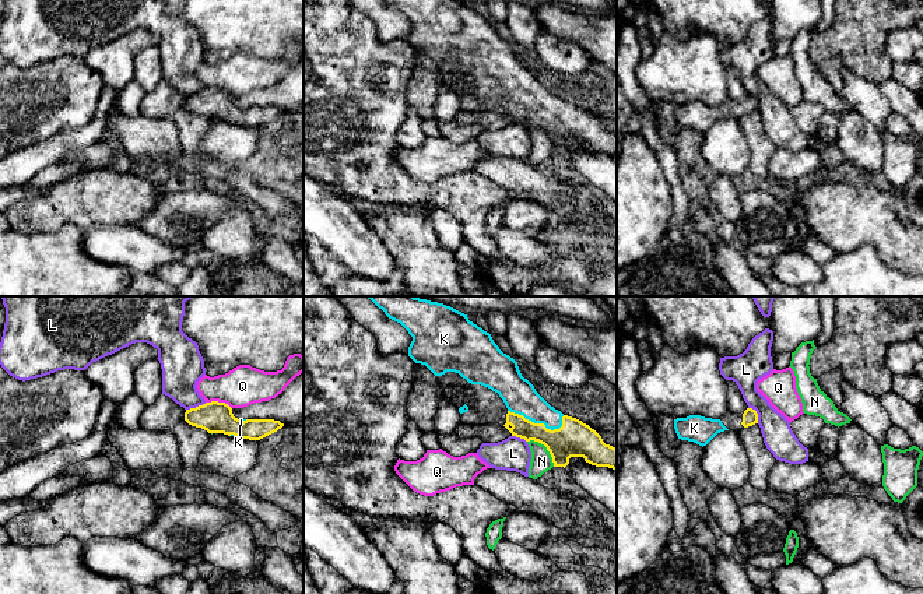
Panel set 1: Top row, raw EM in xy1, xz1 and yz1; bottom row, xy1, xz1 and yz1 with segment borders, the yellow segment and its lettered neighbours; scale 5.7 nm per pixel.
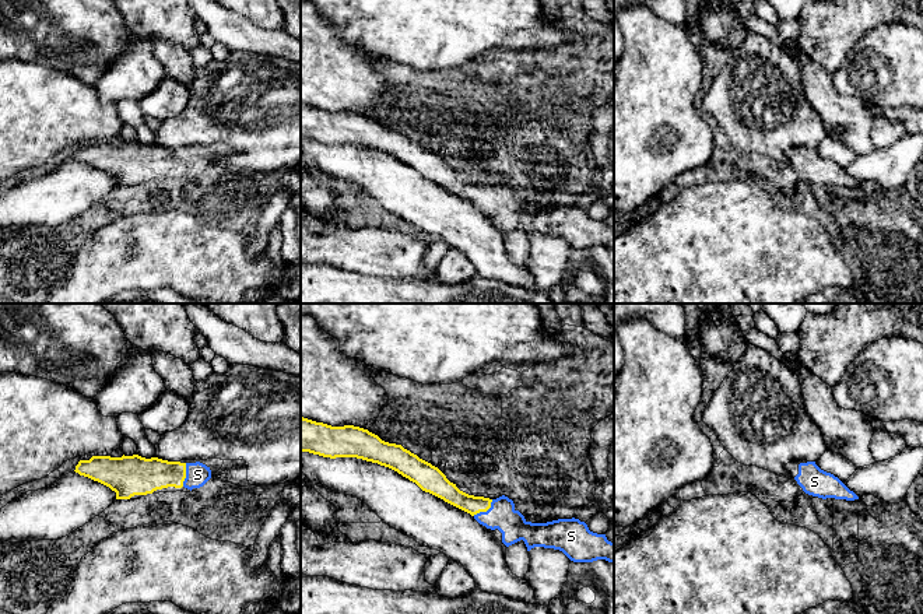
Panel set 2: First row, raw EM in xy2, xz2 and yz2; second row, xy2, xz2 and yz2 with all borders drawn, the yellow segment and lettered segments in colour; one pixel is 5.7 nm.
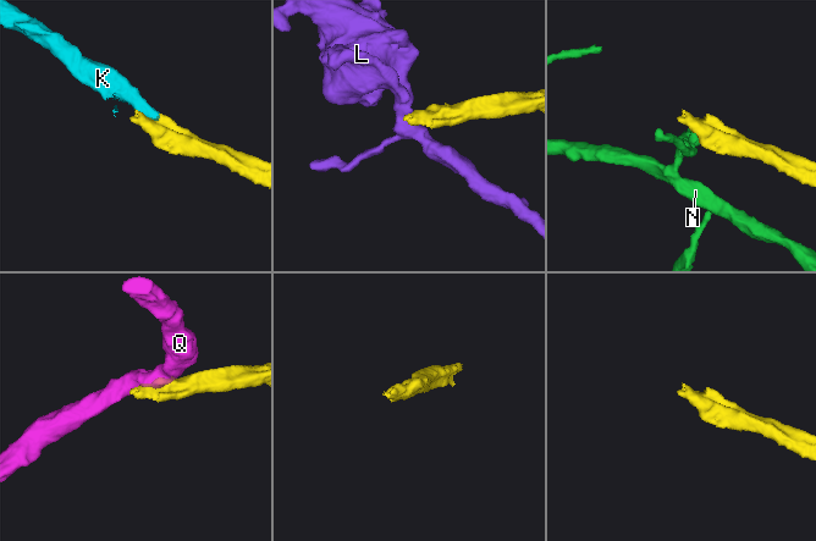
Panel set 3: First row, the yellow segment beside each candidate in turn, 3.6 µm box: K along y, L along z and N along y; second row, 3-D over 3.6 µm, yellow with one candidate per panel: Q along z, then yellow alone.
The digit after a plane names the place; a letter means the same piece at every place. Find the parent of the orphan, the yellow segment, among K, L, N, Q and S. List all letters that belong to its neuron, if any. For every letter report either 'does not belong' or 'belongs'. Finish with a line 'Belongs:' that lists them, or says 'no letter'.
K: belongs
L: does not belong
N: does not belong
Q: does not belong
S: belongs
Belongs: K, S

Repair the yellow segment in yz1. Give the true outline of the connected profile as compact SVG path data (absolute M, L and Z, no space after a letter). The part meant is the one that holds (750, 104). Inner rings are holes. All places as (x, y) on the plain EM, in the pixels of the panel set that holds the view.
M747 95L741 101L734 101L727 98L723 103L719 105L722 110L729 116L729 117L741 117L744 115L752 113L758 110L758 101L752 95Z

